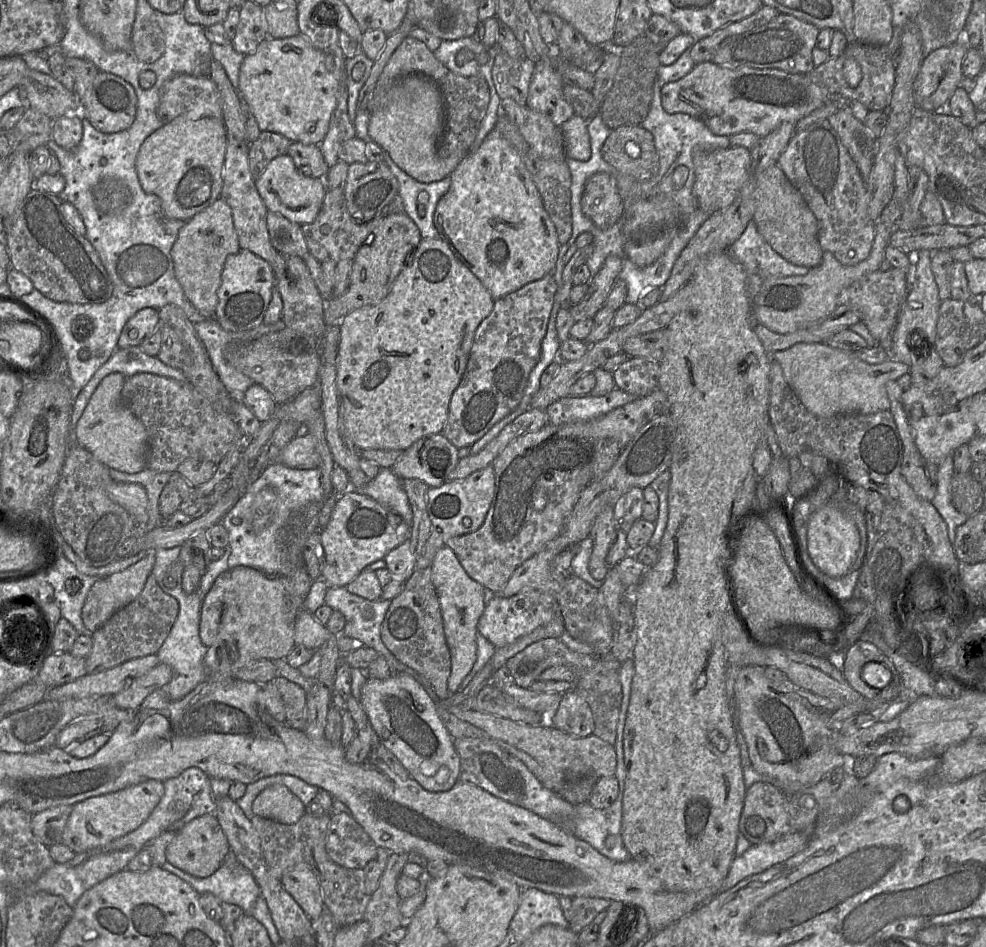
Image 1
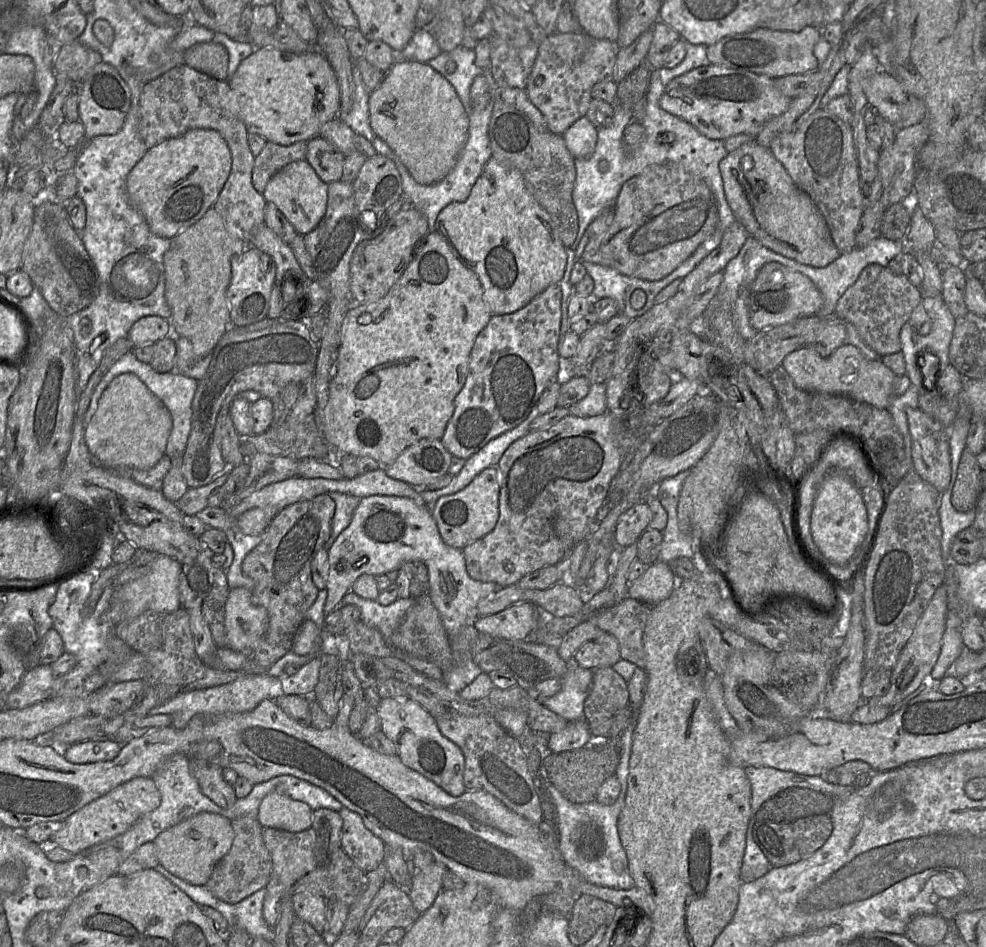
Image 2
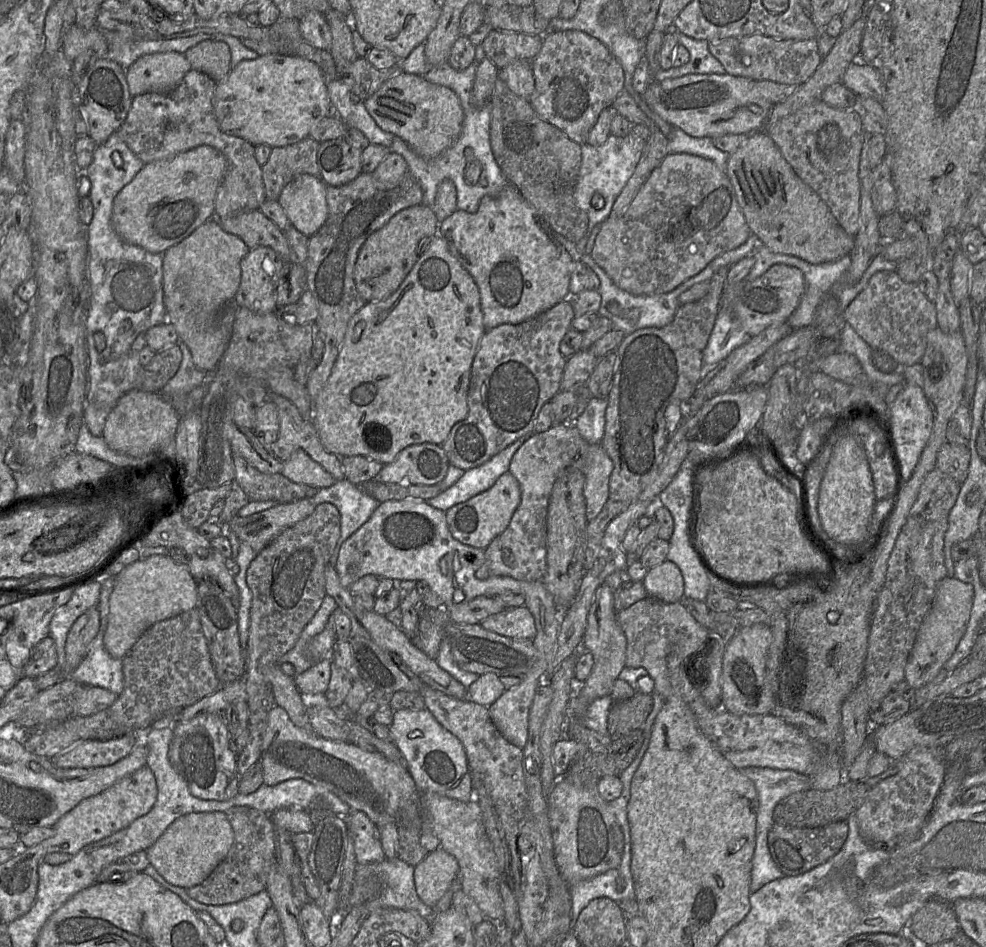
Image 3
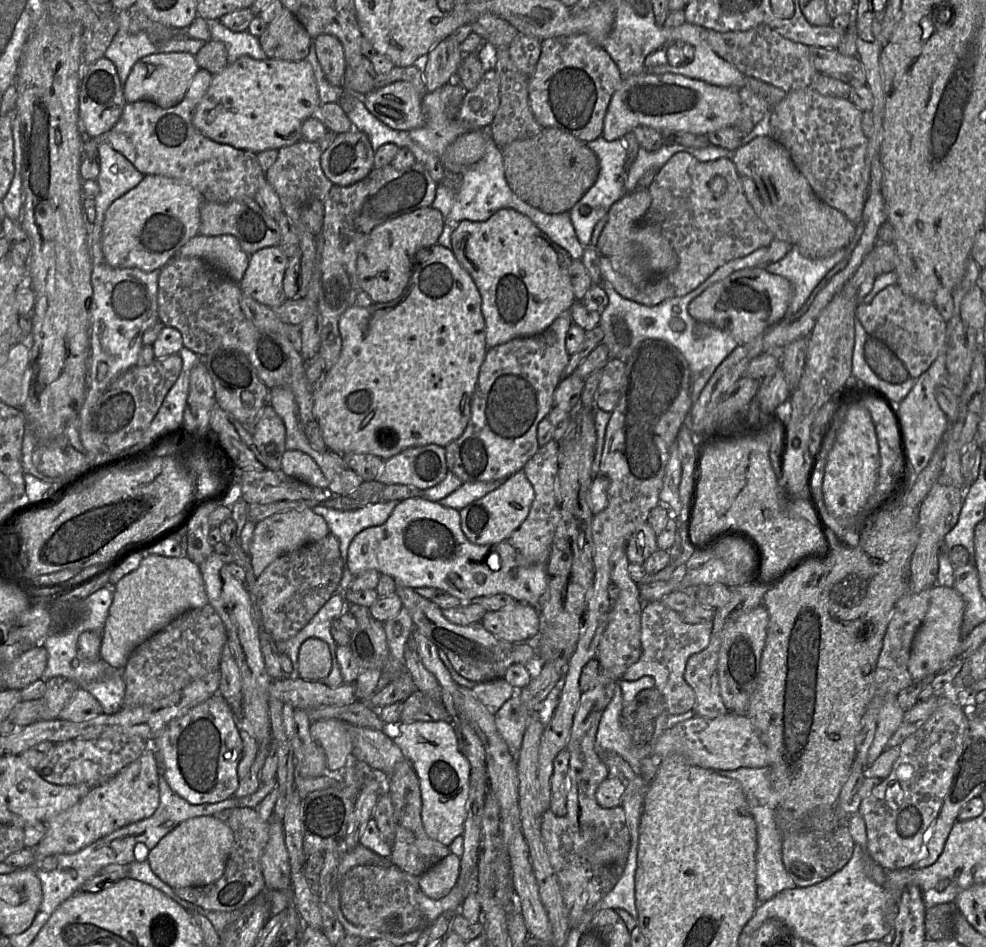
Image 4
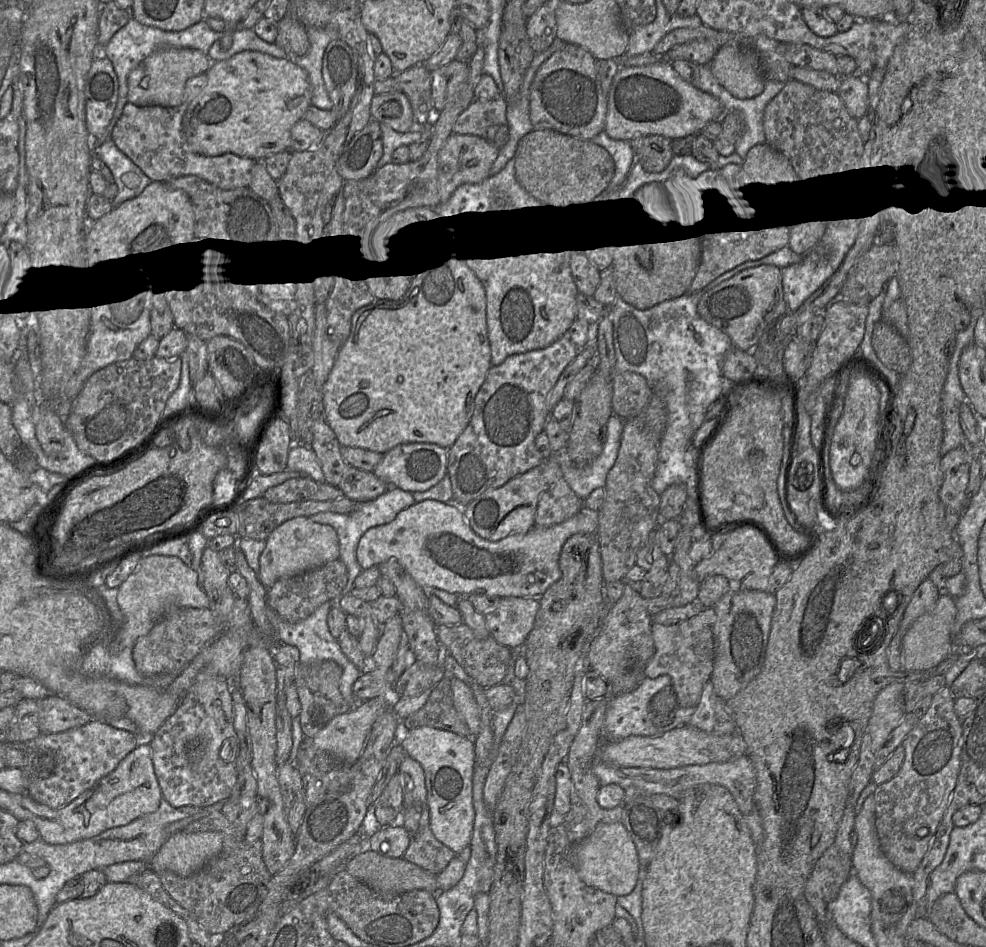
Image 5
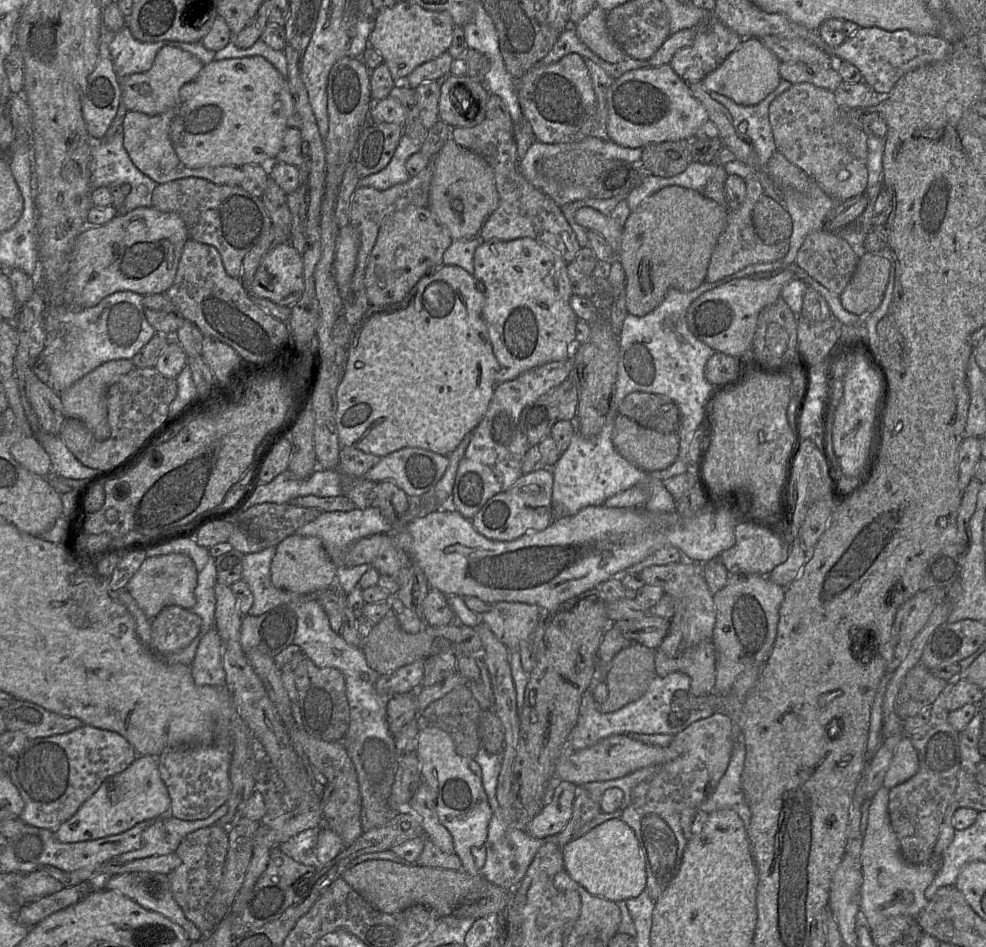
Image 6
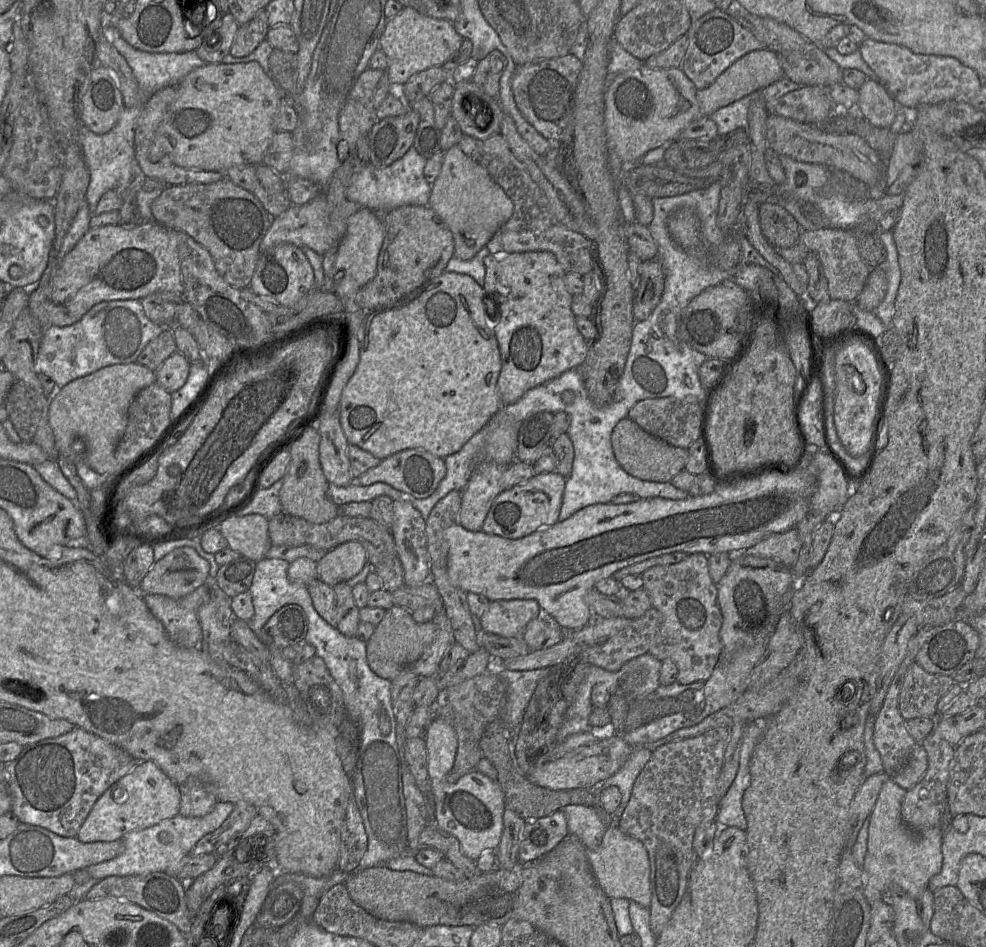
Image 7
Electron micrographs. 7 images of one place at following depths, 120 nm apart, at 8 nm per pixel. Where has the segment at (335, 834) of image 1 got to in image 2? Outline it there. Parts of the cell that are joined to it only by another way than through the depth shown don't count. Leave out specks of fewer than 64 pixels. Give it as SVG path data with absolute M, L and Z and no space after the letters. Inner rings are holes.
M347 807L339 811L342 818L341 847L364 873L385 862L386 845L363 823L361 816Z

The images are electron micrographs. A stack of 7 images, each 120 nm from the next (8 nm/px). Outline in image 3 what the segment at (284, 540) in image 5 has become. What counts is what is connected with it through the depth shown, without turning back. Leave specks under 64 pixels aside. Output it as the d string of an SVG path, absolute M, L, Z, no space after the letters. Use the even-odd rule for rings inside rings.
M308 498L278 503L249 516L235 516L227 528L254 550L256 555L286 528L312 514L315 505Z

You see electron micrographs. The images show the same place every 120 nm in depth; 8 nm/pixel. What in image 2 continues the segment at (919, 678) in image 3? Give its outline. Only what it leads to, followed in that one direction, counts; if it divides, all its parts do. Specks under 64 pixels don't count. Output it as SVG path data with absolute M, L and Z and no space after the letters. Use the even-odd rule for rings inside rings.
M941 585L921 615L912 636L898 657L897 663L892 670L888 692L883 696L871 697L863 701L868 701L869 704L892 707L921 685L923 680L930 675L939 658L948 611L946 589Z

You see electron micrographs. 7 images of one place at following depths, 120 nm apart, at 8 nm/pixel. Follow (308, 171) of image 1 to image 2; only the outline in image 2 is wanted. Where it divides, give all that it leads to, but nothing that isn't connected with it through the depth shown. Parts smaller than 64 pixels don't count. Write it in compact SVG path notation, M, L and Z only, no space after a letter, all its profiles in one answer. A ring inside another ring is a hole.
M322 137L307 141L305 160L326 184L341 180L346 156Z

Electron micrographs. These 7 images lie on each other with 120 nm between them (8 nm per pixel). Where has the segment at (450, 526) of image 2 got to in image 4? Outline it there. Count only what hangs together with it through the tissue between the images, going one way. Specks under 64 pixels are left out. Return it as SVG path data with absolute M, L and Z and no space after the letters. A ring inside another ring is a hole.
M523 470L505 479L495 490L459 510L461 529L470 542L478 545L508 540L525 521L534 500L534 489Z

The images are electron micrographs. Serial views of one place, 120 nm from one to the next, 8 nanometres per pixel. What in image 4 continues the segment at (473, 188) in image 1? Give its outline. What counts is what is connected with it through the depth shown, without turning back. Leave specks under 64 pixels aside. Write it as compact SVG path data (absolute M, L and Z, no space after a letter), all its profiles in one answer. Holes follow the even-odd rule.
M500 209L484 222L459 222L451 234L451 250L481 294L488 350L515 338L543 332L559 315L569 312L576 301L569 275L573 261L569 253L553 242L531 219L514 209Z

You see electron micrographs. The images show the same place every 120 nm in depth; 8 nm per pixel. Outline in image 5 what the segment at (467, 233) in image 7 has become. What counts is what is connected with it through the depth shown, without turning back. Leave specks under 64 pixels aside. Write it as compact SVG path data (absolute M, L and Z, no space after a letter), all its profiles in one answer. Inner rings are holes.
M451 134L438 155L438 192L441 199L449 197L463 184L478 184L491 176L490 169L499 149L484 138Z

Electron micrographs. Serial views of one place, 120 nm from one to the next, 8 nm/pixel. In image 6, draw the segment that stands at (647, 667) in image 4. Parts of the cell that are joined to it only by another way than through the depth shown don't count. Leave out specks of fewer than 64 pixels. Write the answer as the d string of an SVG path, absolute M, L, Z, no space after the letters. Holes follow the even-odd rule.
M712 640L702 641L695 646L685 649L679 656L670 658L659 649L655 651L655 671L659 677L672 672L682 672L690 677L689 692L694 696L707 695L714 692L716 681L716 651Z

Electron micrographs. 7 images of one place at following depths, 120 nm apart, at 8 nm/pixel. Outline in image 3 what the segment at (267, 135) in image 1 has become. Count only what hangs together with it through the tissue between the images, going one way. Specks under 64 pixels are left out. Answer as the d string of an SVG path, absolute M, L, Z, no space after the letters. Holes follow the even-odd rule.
M308 136L292 145L273 147L268 161L261 166L265 198L267 200L277 200L282 189L298 175L310 174L320 177L317 165L319 146L320 142Z

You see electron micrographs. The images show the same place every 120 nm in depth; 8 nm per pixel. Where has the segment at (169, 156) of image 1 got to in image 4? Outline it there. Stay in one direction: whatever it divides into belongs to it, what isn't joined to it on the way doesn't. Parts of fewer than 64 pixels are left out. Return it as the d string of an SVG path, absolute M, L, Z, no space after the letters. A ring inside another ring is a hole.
M144 175L137 186L113 201L106 211L101 246L107 264L113 268L138 268L146 272L160 270L188 240L199 233L200 206L203 201L200 192L179 179Z

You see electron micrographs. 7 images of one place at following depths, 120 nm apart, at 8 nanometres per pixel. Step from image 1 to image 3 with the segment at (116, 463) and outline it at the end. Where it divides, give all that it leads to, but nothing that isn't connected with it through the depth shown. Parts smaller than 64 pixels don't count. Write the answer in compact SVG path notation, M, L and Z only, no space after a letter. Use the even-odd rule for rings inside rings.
M132 389L122 395L108 414L101 437L109 448L130 456L158 451L174 439L179 415L168 399L159 393Z

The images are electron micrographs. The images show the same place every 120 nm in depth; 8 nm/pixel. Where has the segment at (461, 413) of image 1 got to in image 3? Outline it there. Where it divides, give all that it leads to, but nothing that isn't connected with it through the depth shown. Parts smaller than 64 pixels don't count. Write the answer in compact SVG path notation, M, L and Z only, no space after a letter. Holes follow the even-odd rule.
M570 297L520 324L501 324L484 333L472 364L467 417L452 427L449 436L441 445L449 464L464 471L478 467L520 437L534 431L535 421L542 406L560 391L567 361L560 352L560 343L571 328L574 317Z

